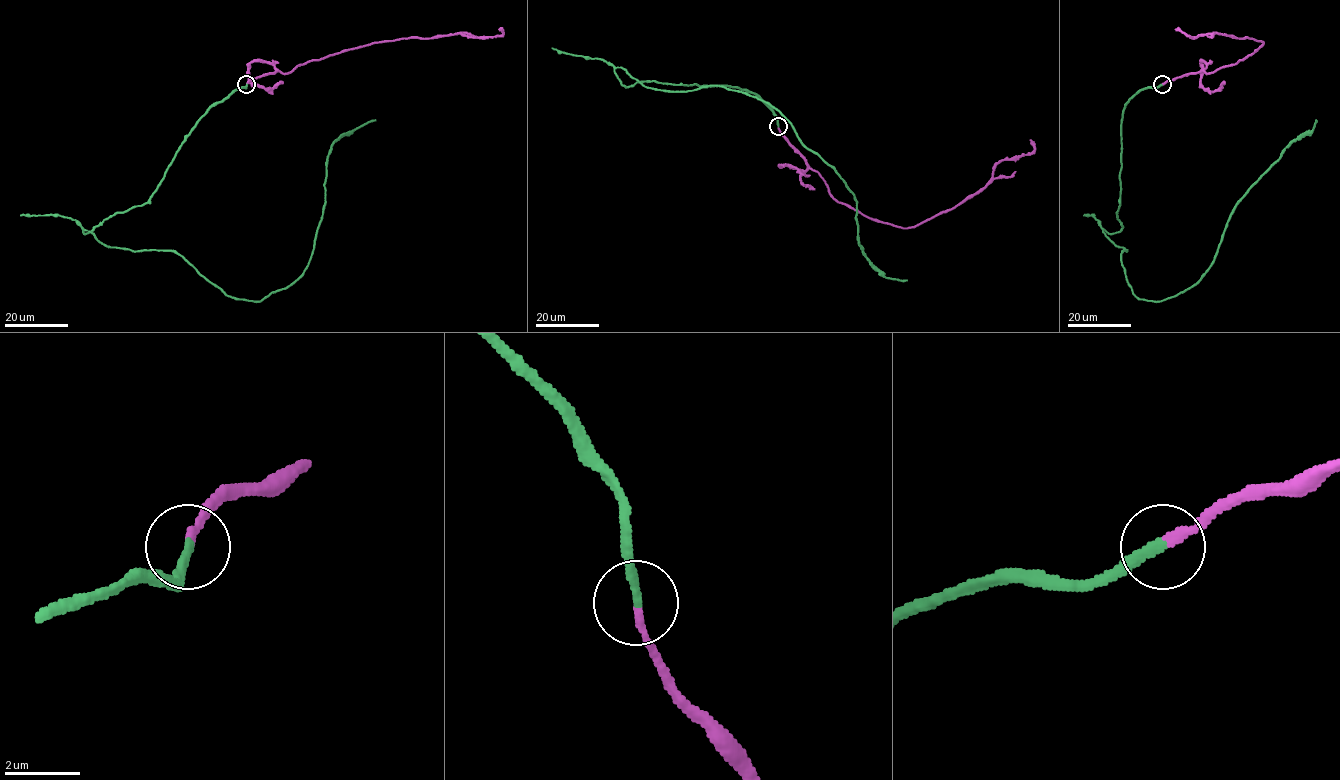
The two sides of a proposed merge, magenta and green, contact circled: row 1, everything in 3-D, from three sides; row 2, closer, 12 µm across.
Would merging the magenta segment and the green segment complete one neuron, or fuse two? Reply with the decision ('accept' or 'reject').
accept

